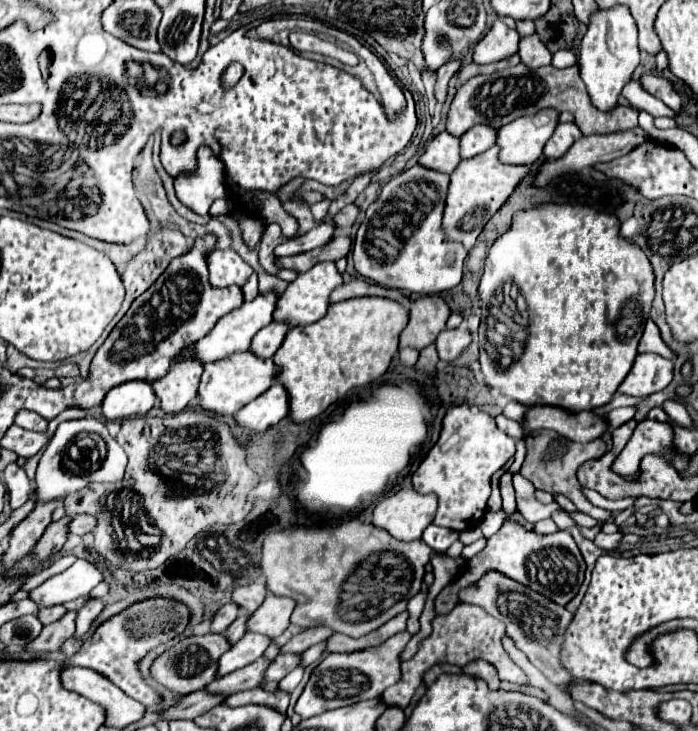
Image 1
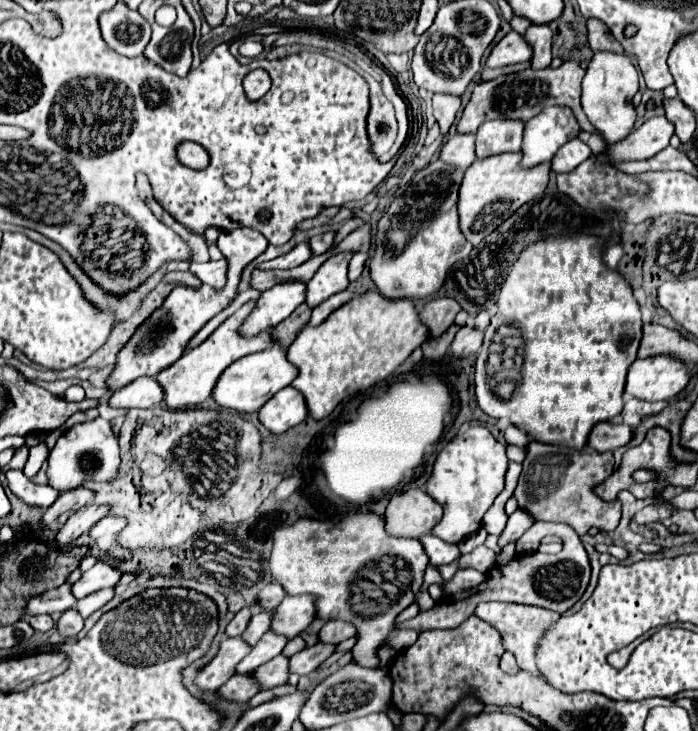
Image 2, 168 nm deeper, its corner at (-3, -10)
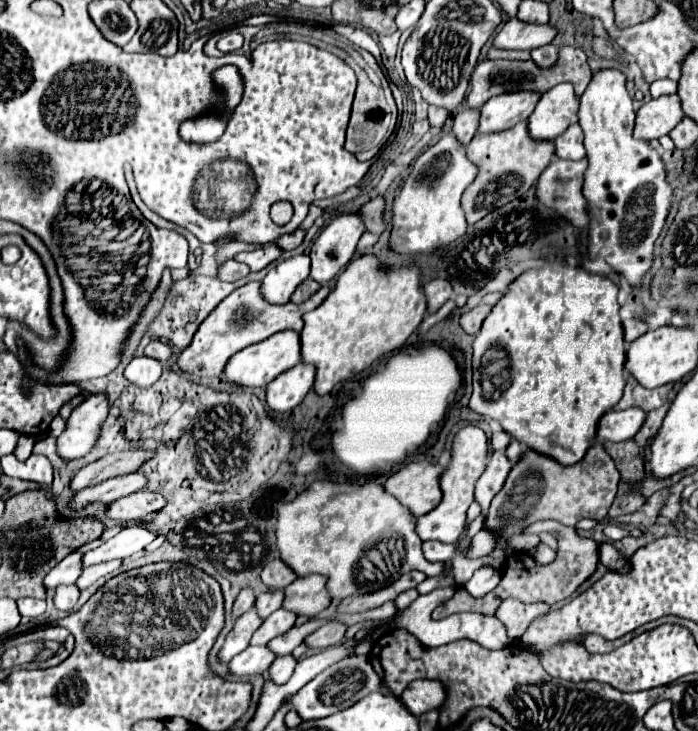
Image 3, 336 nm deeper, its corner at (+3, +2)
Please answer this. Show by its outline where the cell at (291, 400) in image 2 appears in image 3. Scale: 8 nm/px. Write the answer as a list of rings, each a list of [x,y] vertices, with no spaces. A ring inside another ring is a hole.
[[[299,362],[291,370],[279,374],[267,386],[267,404],[275,412],[287,412],[301,404],[305,394],[313,388],[315,382],[315,366]]]

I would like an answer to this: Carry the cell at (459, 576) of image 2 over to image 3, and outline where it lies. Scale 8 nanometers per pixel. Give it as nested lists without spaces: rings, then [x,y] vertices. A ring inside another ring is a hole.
[[[485,566],[485,568],[479,568],[473,574],[473,578],[463,584],[463,588],[467,588],[471,592],[471,596],[481,598],[481,596],[489,594],[491,590],[495,590],[499,580],[501,580],[501,574],[497,570],[493,570],[493,568],[489,568],[489,566]]]

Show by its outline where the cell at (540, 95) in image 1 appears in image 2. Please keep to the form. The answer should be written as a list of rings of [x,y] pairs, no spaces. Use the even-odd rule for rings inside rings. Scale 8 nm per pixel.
[[[567,60],[567,62],[563,62],[563,66],[557,68],[557,70],[553,70],[553,68],[545,68],[545,70],[533,70],[533,68],[529,68],[529,70],[523,70],[523,72],[517,72],[517,74],[509,74],[509,76],[501,76],[501,78],[495,78],[495,80],[489,80],[489,82],[479,82],[479,84],[473,88],[471,98],[469,98],[469,102],[467,102],[467,106],[465,106],[463,114],[461,114],[461,120],[459,120],[459,124],[457,124],[457,132],[459,132],[459,134],[475,134],[477,128],[479,128],[483,122],[487,122],[487,120],[501,120],[501,118],[503,118],[503,120],[529,122],[533,116],[537,116],[539,112],[543,112],[545,106],[567,106],[567,108],[573,110],[573,114],[575,114],[581,130],[601,136],[601,134],[597,132],[597,128],[593,128],[593,124],[587,120],[587,116],[585,116],[585,112],[583,112],[583,108],[581,108],[581,102],[579,102],[583,76],[585,76],[585,70],[579,66],[579,62]]]

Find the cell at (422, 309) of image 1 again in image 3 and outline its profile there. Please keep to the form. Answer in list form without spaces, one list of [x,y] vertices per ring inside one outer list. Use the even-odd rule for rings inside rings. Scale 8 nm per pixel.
[[[435,278],[435,280],[427,282],[427,284],[423,286],[423,290],[425,290],[427,302],[429,302],[429,312],[431,312],[431,314],[437,312],[437,310],[451,298],[451,294],[453,294],[451,284],[449,284],[447,280],[443,280],[443,278]]]

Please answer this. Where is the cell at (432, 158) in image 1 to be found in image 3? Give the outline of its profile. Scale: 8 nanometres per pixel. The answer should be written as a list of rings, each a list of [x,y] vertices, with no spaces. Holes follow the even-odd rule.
[[[465,108],[453,118],[453,134],[457,136],[457,140],[461,140],[461,144],[469,144],[471,138],[475,136],[479,128],[479,116],[481,116],[481,110]]]

